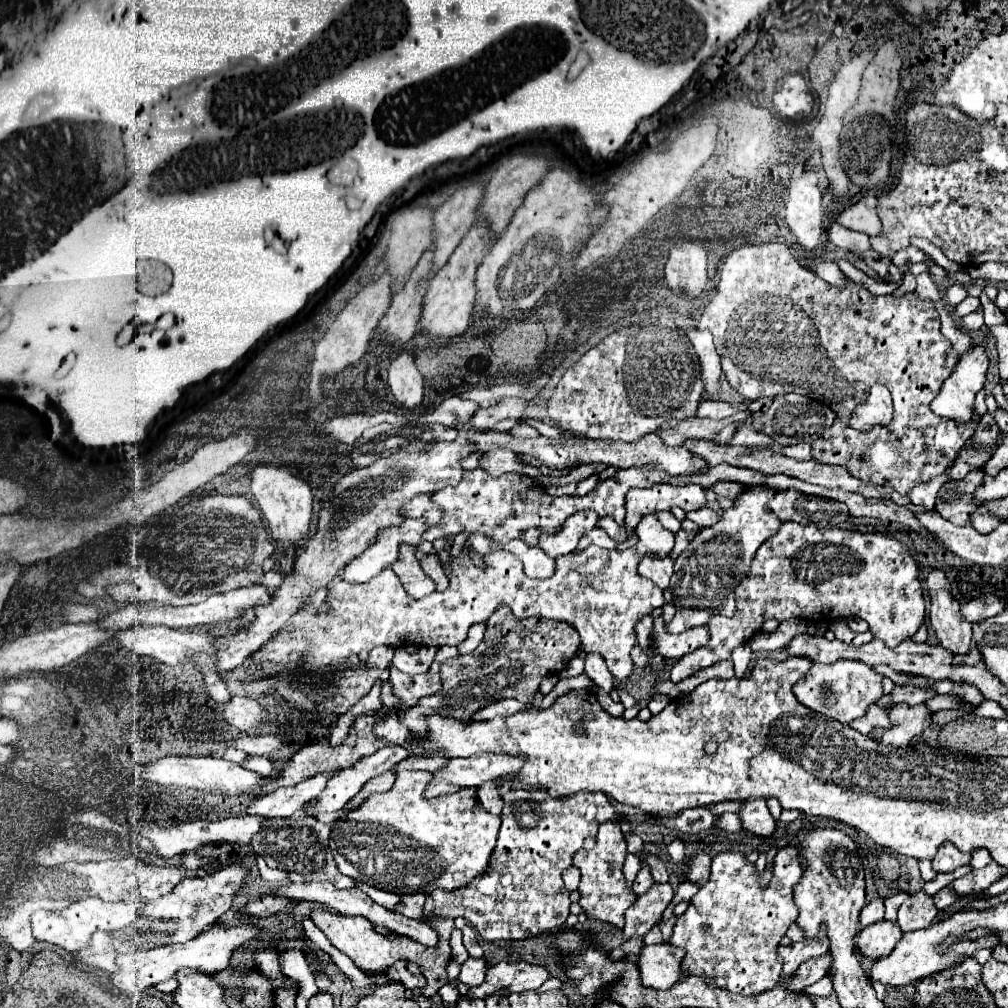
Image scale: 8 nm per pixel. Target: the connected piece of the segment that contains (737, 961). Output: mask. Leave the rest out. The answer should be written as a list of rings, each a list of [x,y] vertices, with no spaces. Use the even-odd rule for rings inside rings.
[[[796,847],[778,851],[772,861],[772,879],[768,887],[760,885],[762,873],[744,853],[718,853],[712,861],[710,881],[690,899],[688,909],[676,919],[674,935],[670,937],[672,945],[686,951],[682,975],[714,977],[718,987],[746,995],[752,995],[752,987],[754,993],[772,989],[782,975],[778,943],[798,917],[792,893],[802,875],[802,855]]]

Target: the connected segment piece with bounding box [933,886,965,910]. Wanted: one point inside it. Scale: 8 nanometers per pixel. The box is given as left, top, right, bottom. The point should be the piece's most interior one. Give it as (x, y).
(945, 897)

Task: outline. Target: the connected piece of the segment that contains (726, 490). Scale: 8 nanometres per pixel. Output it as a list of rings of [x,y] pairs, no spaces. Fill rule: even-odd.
[[[722,481],[714,485],[714,491],[716,491],[716,493],[722,493],[722,497],[728,497],[728,499],[738,497],[744,489],[748,489],[748,485],[734,483],[734,481]]]

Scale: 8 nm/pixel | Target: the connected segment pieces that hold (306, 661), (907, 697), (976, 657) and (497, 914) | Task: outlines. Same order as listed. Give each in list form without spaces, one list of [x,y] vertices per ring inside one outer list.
[[[644,515],[640,519],[636,537],[638,543],[626,551],[608,551],[590,545],[584,551],[560,555],[556,557],[556,573],[550,579],[526,577],[520,559],[508,551],[488,555],[486,571],[476,569],[468,555],[460,553],[458,559],[450,559],[446,565],[446,575],[450,579],[448,589],[418,601],[406,595],[392,569],[383,569],[380,575],[362,585],[350,585],[336,577],[328,583],[328,607],[308,605],[298,611],[292,617],[292,629],[282,629],[276,639],[254,653],[254,659],[302,662],[305,666],[320,668],[342,665],[350,653],[358,655],[378,645],[458,645],[464,641],[470,625],[486,621],[500,603],[506,603],[520,619],[536,615],[576,625],[582,649],[586,653],[600,653],[610,673],[614,673],[620,683],[626,683],[634,673],[634,663],[630,659],[630,651],[638,641],[634,627],[652,609],[664,605],[662,589],[652,585],[646,577],[640,577],[638,563],[646,555],[666,557],[674,547],[674,533],[662,527],[656,515]]]
[[[896,685],[892,693],[880,697],[880,701],[876,701],[878,705],[882,705],[882,709],[888,709],[890,705],[896,705],[896,703],[908,703],[908,705],[920,705],[924,703],[926,699],[934,697],[936,693],[930,691],[930,689],[920,689],[920,687],[914,687],[914,685]]]
[[[976,647],[970,649],[970,657],[954,655],[954,661],[952,661],[952,665],[978,665],[978,663],[982,663],[982,657],[980,657],[980,651]]]
[[[516,789],[502,799],[502,825],[490,867],[462,889],[428,893],[424,917],[464,917],[486,941],[514,941],[558,931],[566,923],[572,903],[562,881],[562,869],[572,865],[572,857],[582,849],[586,837],[594,837],[604,821],[614,821],[620,813],[614,811],[604,793],[580,791],[572,797],[552,797],[544,789]]]

